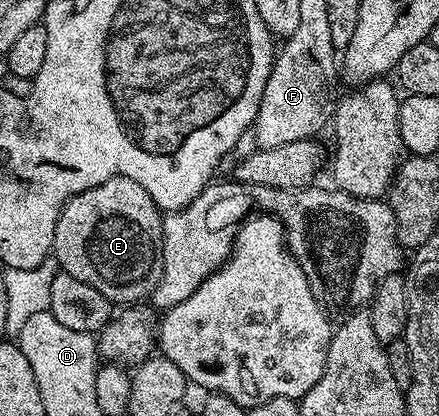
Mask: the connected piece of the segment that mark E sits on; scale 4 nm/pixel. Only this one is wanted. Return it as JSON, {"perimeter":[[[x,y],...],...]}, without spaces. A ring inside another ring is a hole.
{"perimeter":[[[117,176],[73,196],[63,205],[55,229],[53,257],[62,273],[77,276],[85,284],[97,288],[113,304],[139,304],[150,299],[161,280],[163,267],[163,214],[149,192],[125,176]]]}

